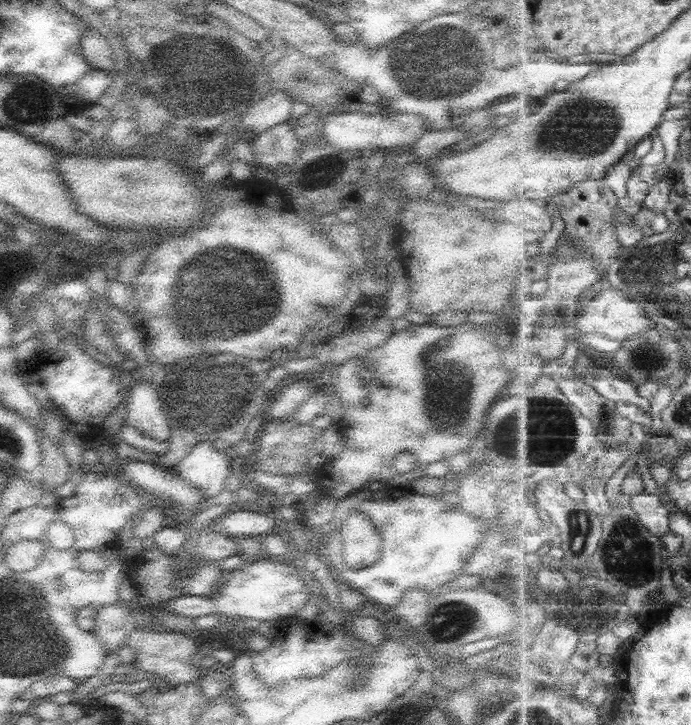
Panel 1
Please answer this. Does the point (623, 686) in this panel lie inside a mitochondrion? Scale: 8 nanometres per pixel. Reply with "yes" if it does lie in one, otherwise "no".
no

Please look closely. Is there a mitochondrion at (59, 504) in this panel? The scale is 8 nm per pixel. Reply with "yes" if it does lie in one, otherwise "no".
no

